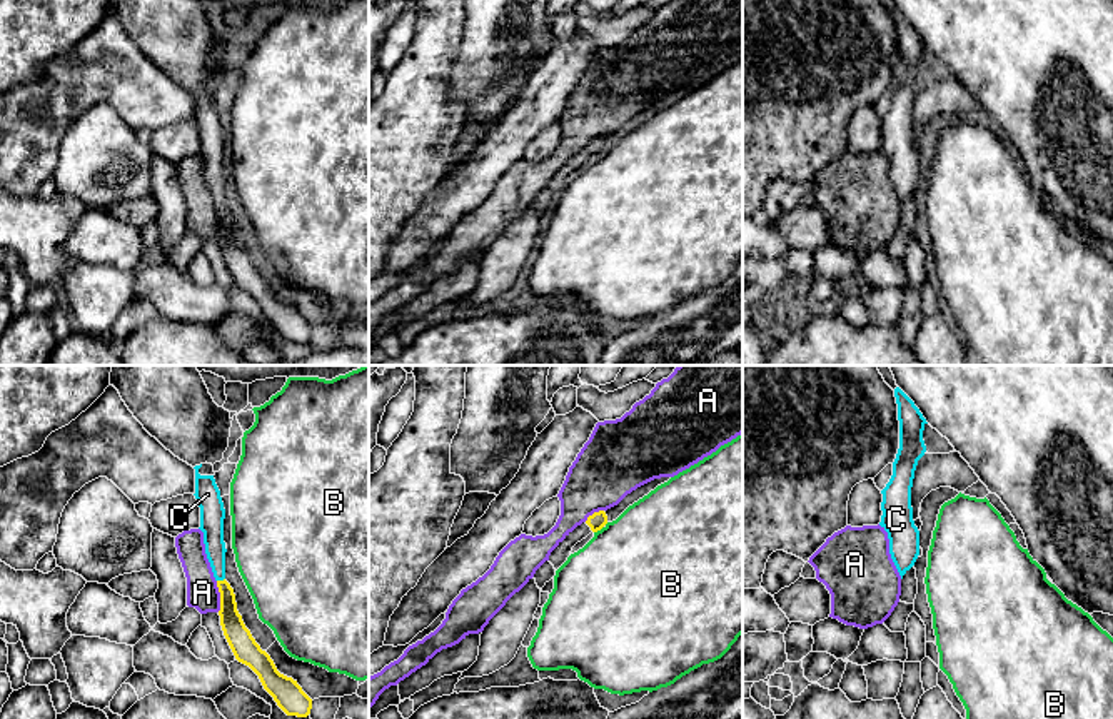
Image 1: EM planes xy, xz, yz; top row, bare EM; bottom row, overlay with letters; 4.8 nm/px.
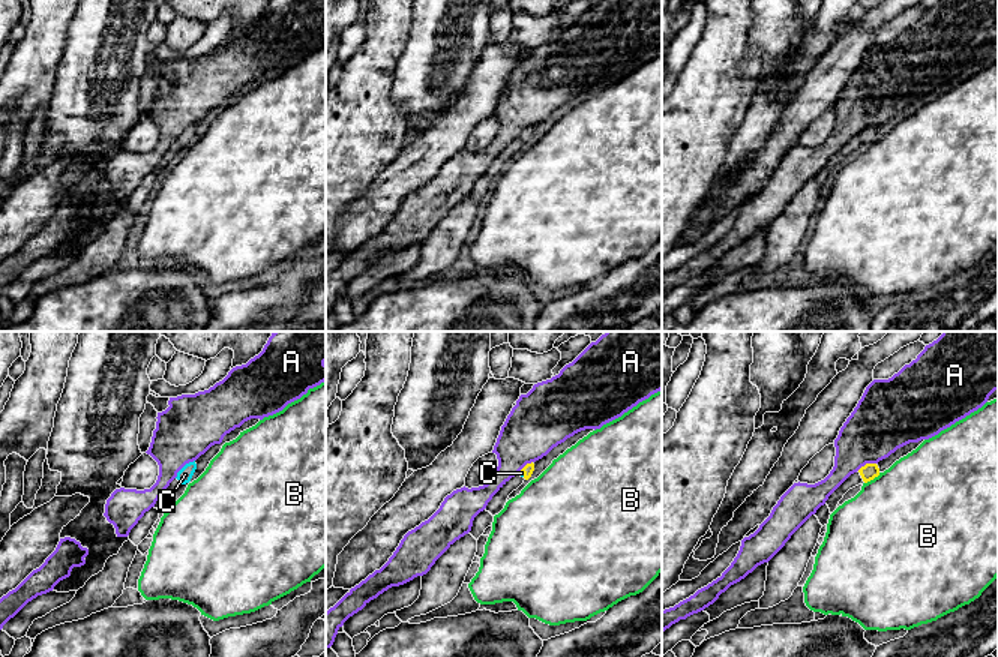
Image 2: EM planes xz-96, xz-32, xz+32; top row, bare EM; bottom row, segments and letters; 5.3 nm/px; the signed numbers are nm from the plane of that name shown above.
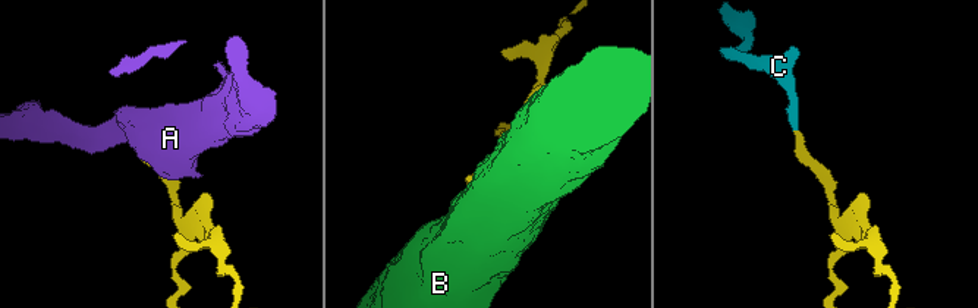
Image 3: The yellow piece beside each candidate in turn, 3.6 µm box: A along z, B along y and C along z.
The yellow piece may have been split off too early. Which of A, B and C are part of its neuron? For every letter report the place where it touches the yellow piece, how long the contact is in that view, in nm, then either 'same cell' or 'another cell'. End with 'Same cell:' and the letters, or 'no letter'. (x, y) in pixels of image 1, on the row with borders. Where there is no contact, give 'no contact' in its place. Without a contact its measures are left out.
A: contact xy (221, 596); length 150 nm; another cell
B: contact xz (601, 527); length 90 nm; another cell
C: contact xy (221, 581); length 40 nm; same cell
Same cell: C

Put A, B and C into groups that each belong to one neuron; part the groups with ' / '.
A / B / C

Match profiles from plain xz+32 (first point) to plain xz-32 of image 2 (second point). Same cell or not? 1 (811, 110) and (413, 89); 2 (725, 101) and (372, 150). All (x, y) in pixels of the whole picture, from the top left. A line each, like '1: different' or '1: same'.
1: different
2: same

